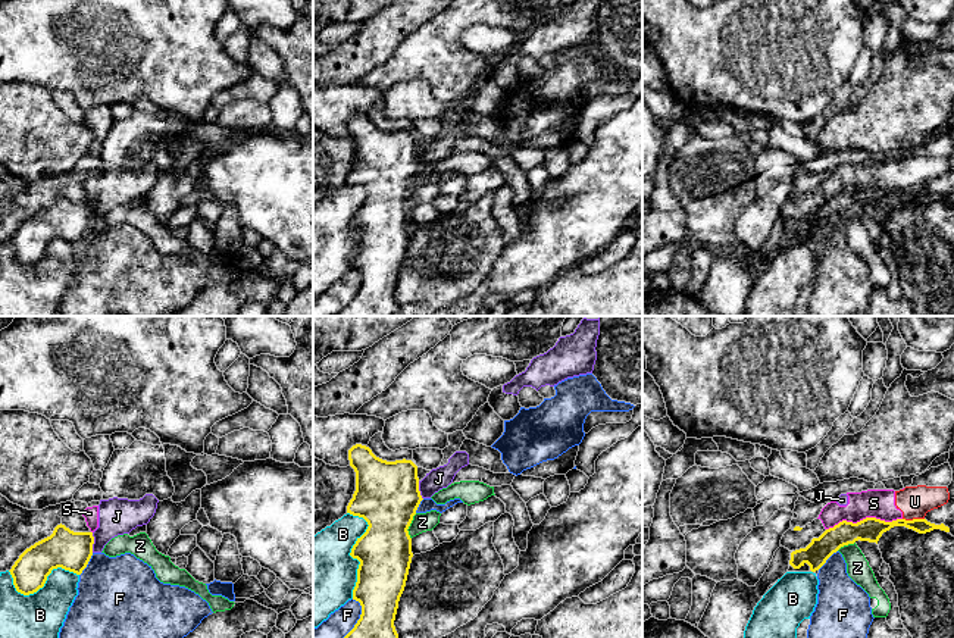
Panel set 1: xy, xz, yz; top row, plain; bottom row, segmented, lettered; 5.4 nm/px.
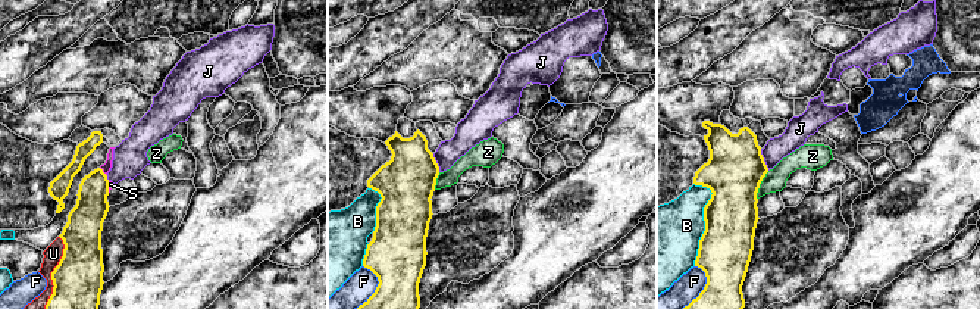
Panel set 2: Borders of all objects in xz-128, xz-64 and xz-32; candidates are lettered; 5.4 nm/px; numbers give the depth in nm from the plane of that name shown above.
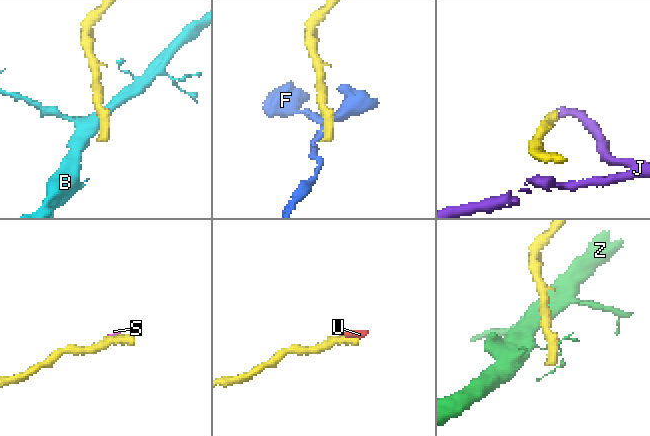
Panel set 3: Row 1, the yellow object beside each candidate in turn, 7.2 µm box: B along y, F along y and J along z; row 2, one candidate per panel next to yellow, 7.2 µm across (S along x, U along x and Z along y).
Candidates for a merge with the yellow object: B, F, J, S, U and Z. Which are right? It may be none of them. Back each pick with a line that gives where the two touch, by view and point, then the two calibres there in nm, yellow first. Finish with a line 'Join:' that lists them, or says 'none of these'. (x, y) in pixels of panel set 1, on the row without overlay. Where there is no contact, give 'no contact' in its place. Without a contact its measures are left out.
Join: none of these

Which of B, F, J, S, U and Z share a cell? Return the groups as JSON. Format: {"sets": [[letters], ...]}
{"sets": [["B"], ["F"], ["J", "S", "U"], ["Z"]]}

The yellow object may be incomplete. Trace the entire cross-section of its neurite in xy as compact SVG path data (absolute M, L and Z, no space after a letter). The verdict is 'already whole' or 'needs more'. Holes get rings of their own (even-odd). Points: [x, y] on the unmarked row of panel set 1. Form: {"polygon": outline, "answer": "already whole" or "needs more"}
{"polygon": "M57 196L50 207L26 219L9 241L16 262L37 263L57 238L81 245L93 226L93 215L93 203L73 203Z", "answer": "already whole"}

